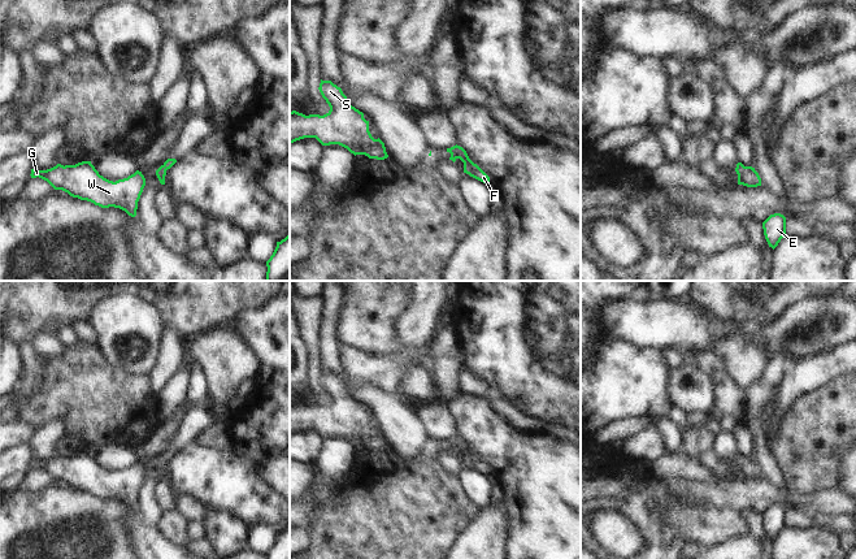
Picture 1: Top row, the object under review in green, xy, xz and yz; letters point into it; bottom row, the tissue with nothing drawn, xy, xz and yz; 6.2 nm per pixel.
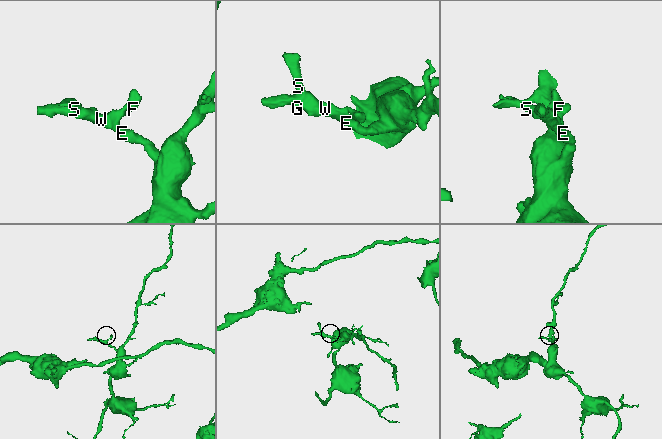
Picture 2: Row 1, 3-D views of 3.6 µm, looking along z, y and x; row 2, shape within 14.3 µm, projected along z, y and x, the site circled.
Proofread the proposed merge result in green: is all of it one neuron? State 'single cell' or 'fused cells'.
single cell

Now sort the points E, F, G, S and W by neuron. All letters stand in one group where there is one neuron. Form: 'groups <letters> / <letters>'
groups E F G S W

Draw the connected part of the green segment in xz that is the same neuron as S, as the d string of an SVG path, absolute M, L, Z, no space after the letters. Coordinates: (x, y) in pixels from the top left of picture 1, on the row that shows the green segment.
M321 79L318 90L330 110L323 116L290 112L290 143L316 138L322 146L339 144L355 156L365 155L377 160L388 157L384 143L371 136L369 121L348 103L340 87Z

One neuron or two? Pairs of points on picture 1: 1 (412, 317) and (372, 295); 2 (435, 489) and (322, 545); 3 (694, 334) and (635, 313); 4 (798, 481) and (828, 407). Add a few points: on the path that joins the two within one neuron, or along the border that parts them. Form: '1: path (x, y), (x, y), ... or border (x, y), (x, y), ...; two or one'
1: border (412, 298), (395, 328), (399, 342); two
2: path (407, 512), (372, 545), (351, 545); one
3: path (679, 326), (676, 324), (650, 324); one
4: path (808, 463), (811, 440), (821, 425); one

